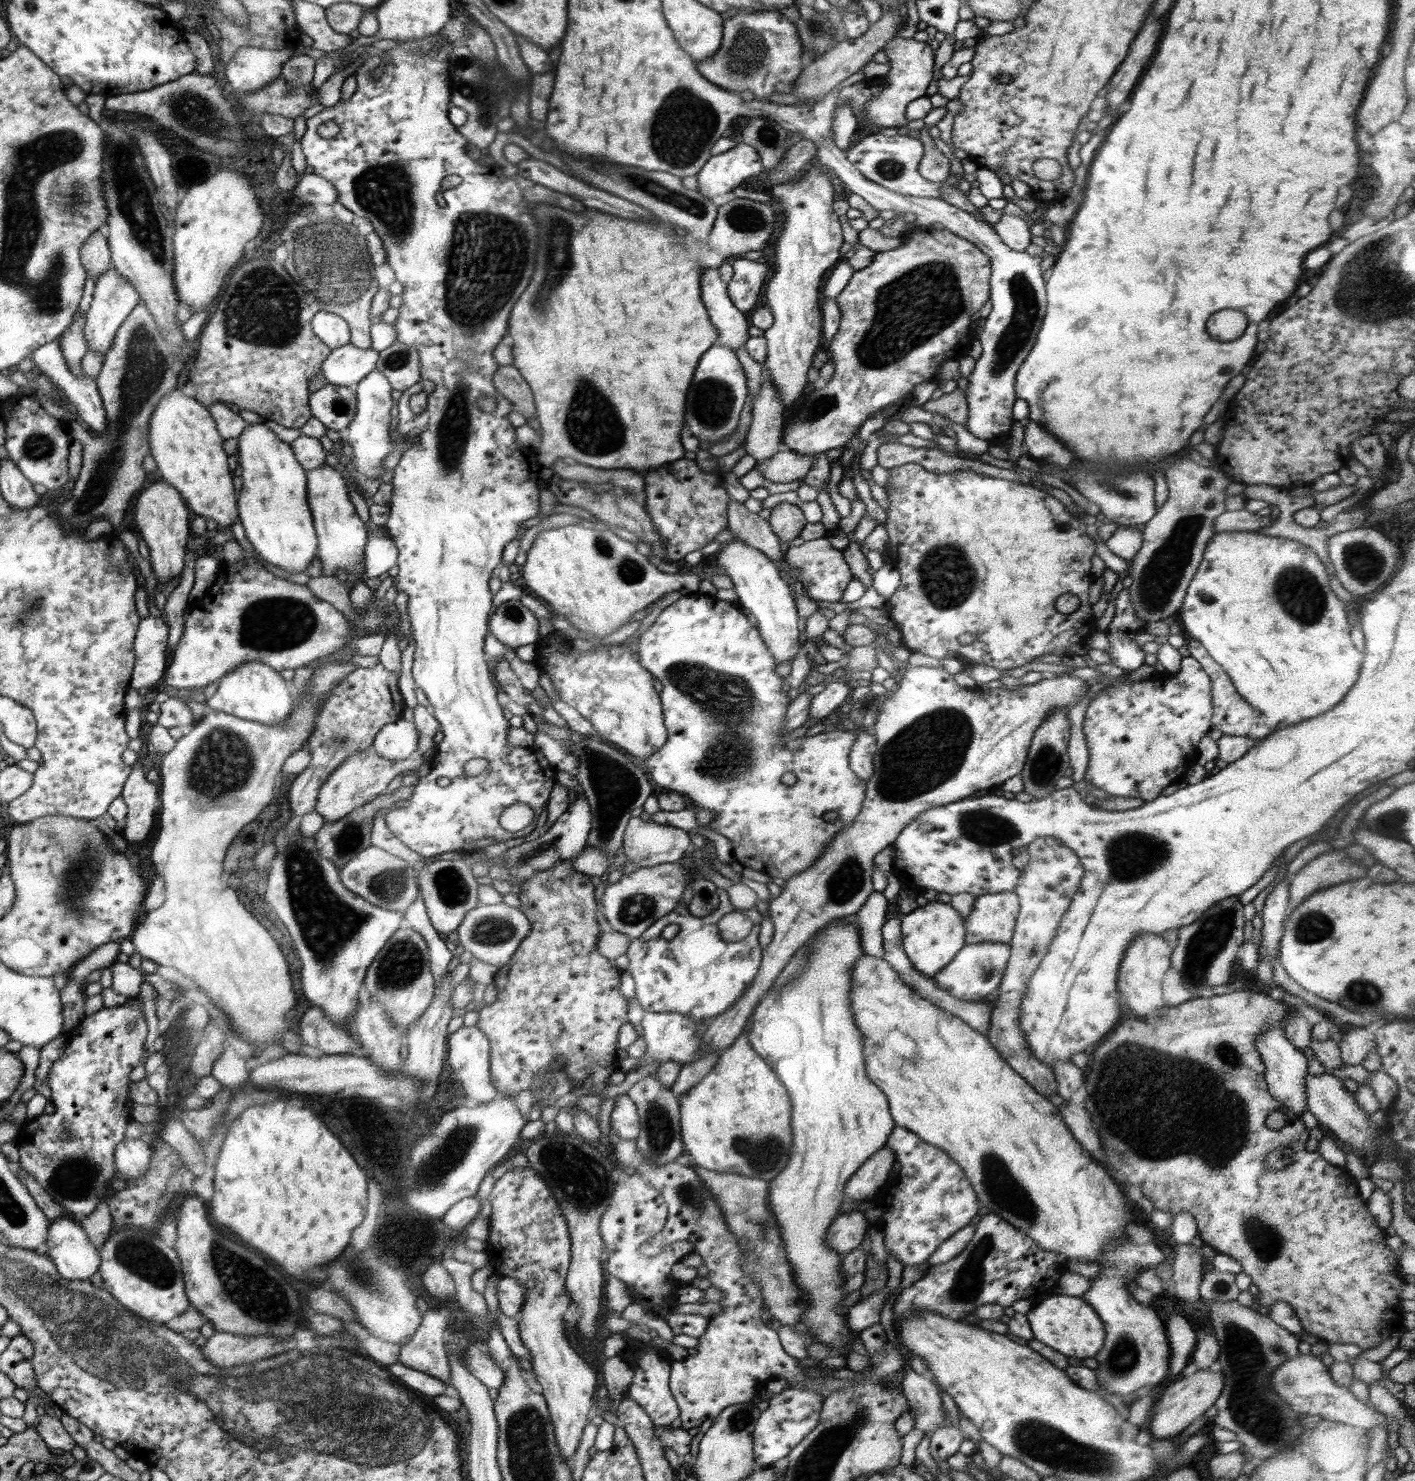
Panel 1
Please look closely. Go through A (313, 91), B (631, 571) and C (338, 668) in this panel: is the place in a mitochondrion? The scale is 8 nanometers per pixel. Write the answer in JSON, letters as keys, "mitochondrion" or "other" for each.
{"A":"other","B":"mitochondrion","C":"other"}

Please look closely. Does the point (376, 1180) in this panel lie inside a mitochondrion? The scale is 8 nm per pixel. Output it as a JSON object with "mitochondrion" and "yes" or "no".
{"mitochondrion":"no"}

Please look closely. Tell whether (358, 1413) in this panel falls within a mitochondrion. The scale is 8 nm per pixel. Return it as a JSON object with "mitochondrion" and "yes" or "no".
{"mitochondrion":"yes"}

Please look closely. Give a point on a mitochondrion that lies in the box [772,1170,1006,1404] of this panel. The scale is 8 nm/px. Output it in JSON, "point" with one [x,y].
{"point":[963,1285]}

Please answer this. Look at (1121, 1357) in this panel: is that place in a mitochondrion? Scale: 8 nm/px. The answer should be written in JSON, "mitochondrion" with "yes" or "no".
{"mitochondrion":"yes"}

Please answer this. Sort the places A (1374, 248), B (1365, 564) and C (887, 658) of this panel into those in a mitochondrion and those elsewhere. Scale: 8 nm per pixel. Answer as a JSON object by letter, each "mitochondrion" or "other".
{"A":"other","B":"mitochondrion","C":"other"}

